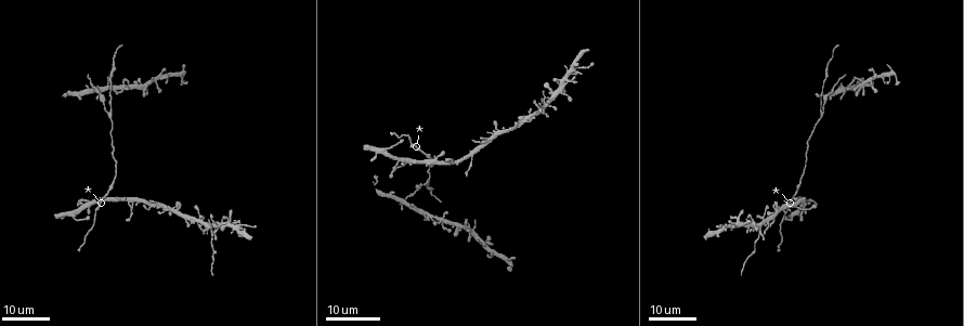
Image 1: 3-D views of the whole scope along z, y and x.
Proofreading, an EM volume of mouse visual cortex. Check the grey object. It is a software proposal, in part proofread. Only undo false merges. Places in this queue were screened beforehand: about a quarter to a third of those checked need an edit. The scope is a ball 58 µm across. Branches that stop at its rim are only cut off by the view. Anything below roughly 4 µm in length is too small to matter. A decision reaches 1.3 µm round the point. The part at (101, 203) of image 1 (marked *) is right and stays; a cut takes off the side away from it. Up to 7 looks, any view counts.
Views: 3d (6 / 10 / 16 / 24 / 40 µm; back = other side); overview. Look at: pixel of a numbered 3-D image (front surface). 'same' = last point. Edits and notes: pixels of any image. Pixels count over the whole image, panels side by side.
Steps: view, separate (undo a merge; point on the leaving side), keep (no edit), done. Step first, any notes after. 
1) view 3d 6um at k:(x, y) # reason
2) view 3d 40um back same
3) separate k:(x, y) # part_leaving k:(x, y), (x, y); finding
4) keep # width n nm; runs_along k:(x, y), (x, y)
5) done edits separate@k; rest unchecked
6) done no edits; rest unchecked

view 3d 16um at 1:(210, 228) # looks like a crossing

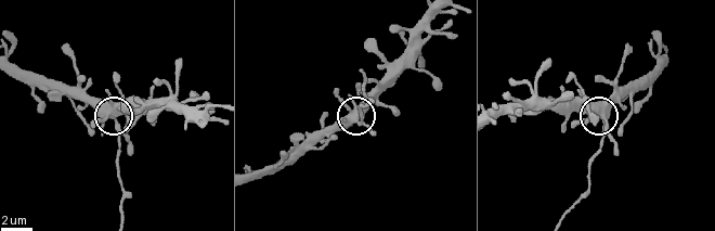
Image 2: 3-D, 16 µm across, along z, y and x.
view 3d 6um at 2:(115, 113)

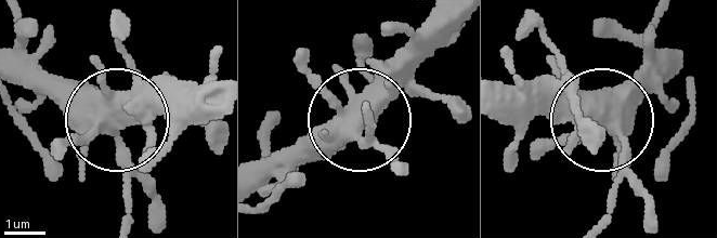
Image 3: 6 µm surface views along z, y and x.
separate 3:(128, 211) # side_arm 12 um; part_leaving 3:(126, 155), (126, 213); two neurons meet here

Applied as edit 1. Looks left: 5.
view overview

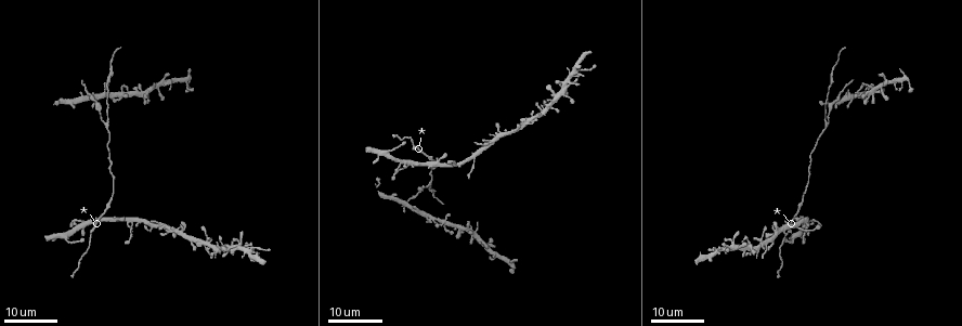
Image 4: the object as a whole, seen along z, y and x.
view 3d 16um at 4:(412, 140) # side arm on a straight run

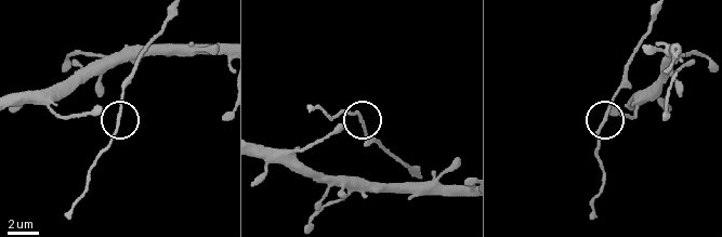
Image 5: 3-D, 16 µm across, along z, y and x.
view 3d 10um at 5:(120, 112)

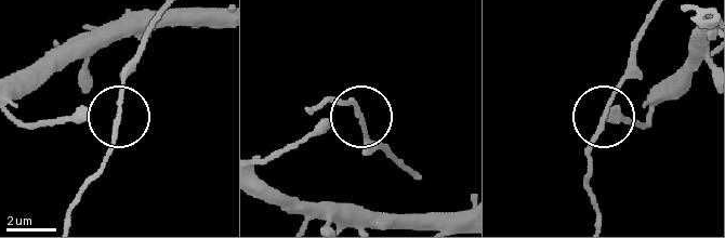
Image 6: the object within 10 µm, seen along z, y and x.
keep # width 140 nm; continuous, no second neuron

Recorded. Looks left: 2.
view 3d 16um at 4:(473, 156)

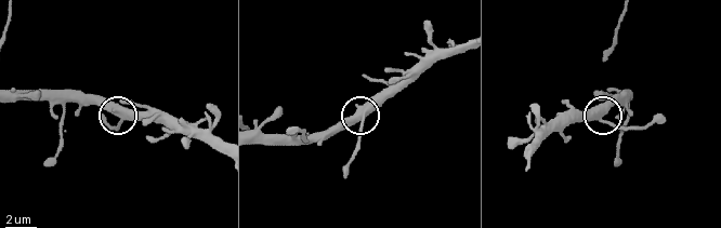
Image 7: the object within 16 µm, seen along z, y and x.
view 3d 10um at 7:(602, 123) # zoom in

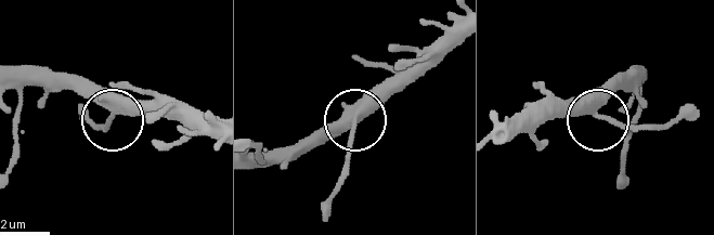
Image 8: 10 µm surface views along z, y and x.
keep # all the same neuron

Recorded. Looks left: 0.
done edits separate@3; rest unchecked

